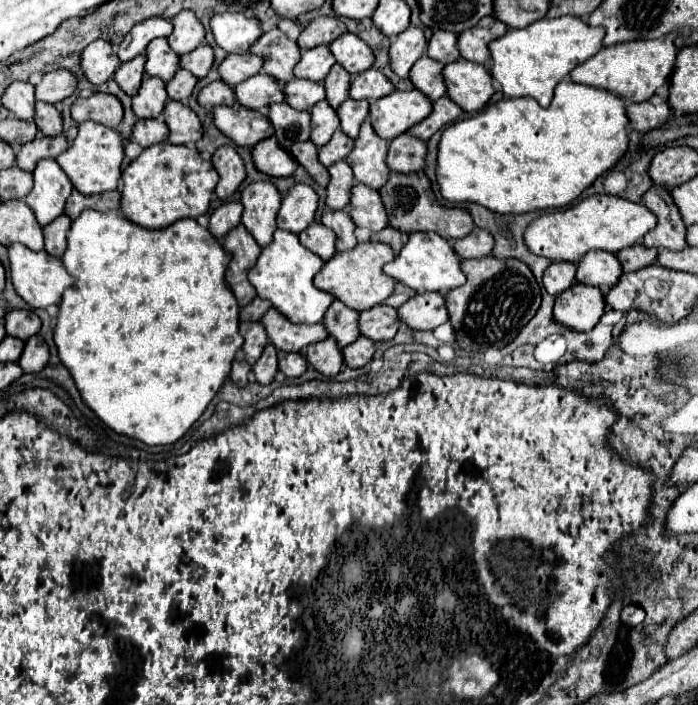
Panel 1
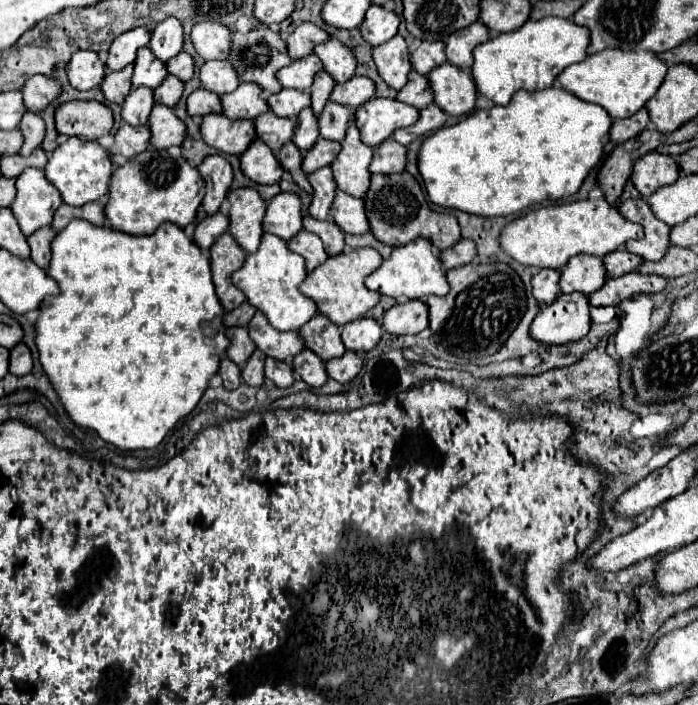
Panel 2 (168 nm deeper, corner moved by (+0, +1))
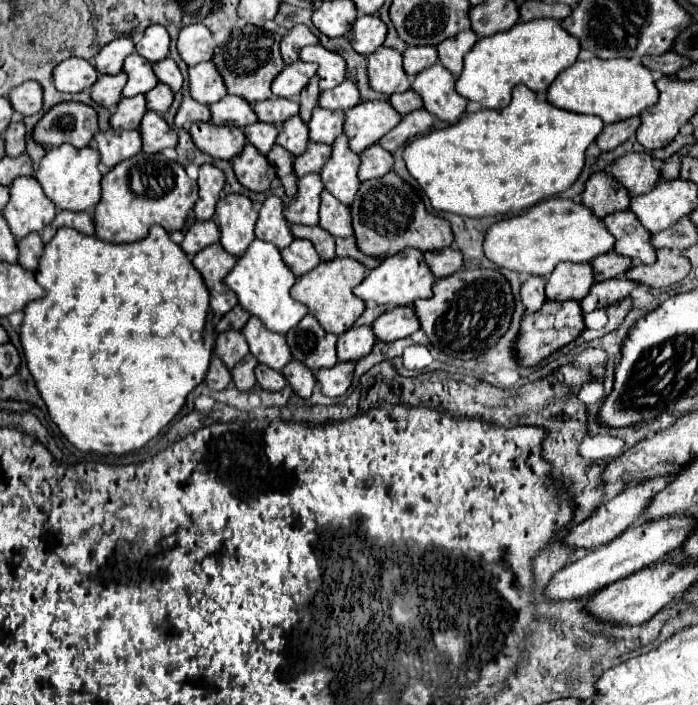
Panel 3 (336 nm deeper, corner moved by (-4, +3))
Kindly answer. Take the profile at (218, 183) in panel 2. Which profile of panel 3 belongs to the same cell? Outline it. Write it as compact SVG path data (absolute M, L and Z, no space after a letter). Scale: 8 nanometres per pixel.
M203 164L199 168L199 200L195 204L195 214L199 220L211 220L221 190L225 186L225 174L213 164Z

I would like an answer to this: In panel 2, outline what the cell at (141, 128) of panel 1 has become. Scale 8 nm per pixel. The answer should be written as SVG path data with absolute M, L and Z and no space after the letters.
M121 126L115 134L115 144L107 150L109 154L121 154L131 158L141 154L149 146L149 128L147 126Z

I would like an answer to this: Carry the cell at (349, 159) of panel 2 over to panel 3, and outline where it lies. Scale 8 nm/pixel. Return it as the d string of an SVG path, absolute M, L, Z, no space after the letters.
M341 134L333 142L333 154L321 170L325 190L337 196L343 204L351 204L361 180L357 180L357 168L361 166L359 154L349 148L349 138Z

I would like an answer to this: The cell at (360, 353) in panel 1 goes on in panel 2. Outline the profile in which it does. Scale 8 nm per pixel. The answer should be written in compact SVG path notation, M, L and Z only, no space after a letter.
M345 352L341 358L335 358L333 362L325 362L327 376L337 380L339 384L349 384L359 374L361 366L363 360L353 352Z

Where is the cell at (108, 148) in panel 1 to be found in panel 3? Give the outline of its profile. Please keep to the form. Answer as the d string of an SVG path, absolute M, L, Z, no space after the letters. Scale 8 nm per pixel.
M63 144L57 148L47 148L45 158L41 160L35 178L43 186L43 192L55 202L57 210L71 210L71 212L93 212L93 208L101 200L101 172L99 172L101 158L97 156L97 148L73 148L71 144Z

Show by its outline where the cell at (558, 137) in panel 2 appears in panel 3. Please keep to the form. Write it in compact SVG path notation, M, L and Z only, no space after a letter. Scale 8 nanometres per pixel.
M517 86L517 88L513 88L513 100L511 100L511 104L507 108L479 110L479 112L463 116L459 122L455 122L455 124L451 124L451 126L447 126L443 130L433 130L433 132L429 132L425 136L419 136L405 148L403 158L405 158L409 174L421 184L423 192L429 196L431 206L435 210L455 212L459 216L471 216L471 218L497 216L497 214L515 214L515 212L521 212L521 210L529 208L529 206L537 204L543 198L549 198L549 196L555 196L559 192L565 192L579 178L579 174L581 174L581 170L585 166L585 150L589 148L589 144L595 142L595 138L601 134L601 130L603 130L603 120L597 120L597 116L577 116L577 112L561 112L561 108L553 108L553 104L549 104L547 100L539 102L539 96L535 96L529 88Z

